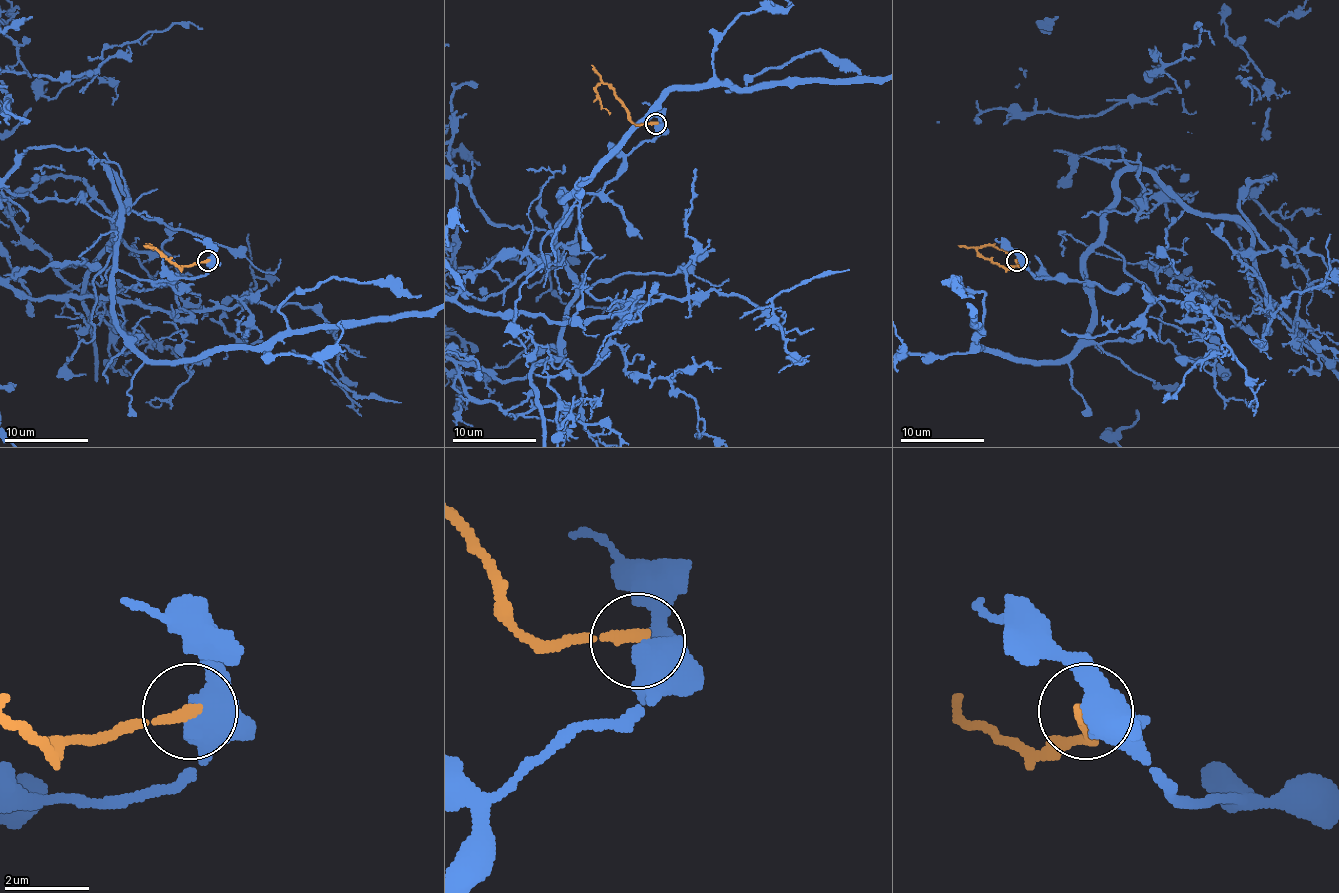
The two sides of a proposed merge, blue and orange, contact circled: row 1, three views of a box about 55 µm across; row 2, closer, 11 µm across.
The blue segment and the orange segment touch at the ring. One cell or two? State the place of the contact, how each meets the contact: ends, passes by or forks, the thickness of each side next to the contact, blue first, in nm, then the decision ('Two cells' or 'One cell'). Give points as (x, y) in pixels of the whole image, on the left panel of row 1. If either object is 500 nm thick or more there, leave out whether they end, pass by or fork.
Place: (207, 260). Thickness 550 nm (blue) against 280 nm. Two cells

